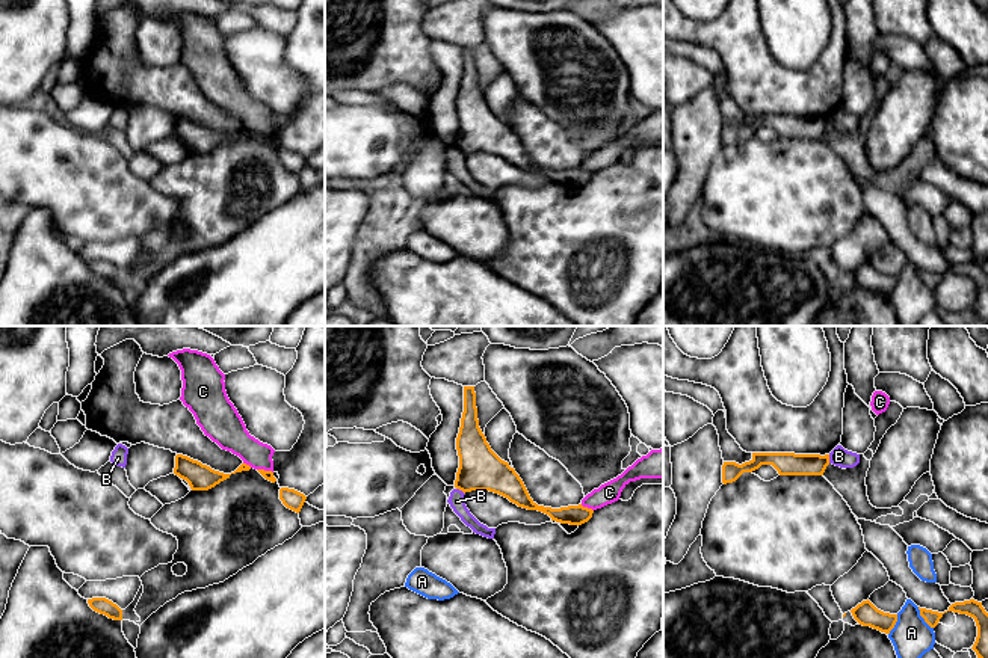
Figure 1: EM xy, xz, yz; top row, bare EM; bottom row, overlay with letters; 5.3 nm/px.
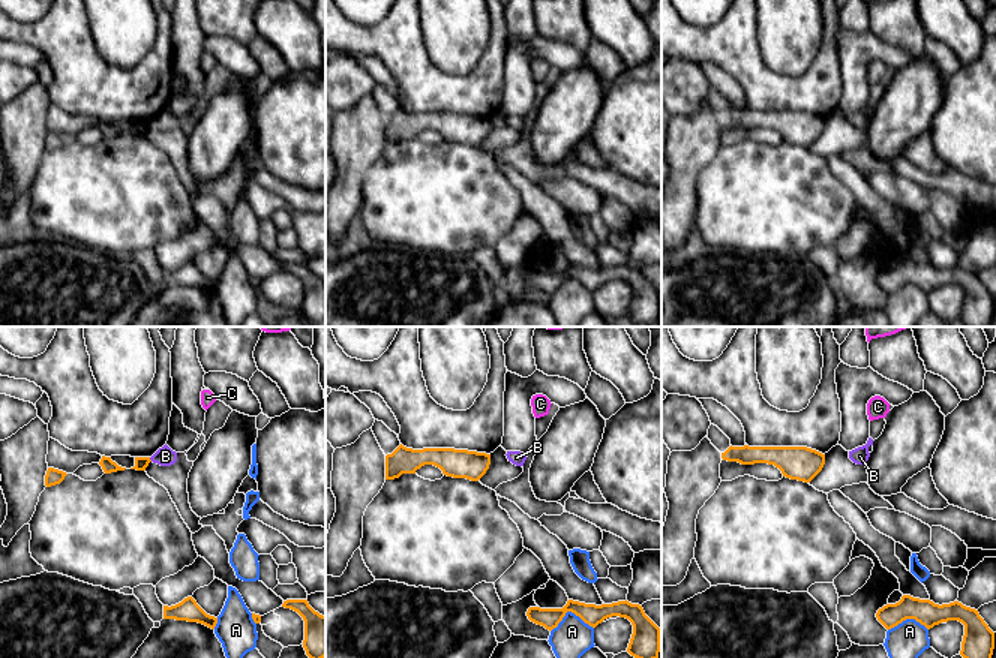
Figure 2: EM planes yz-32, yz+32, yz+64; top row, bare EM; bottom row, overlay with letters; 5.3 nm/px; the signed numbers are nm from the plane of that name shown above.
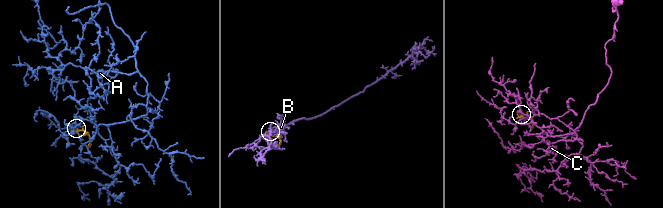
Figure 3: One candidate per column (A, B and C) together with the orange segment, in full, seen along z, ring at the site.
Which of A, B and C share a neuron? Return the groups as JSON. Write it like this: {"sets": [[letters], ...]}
{"sets": [["A"], ["B"], ["C"]]}

